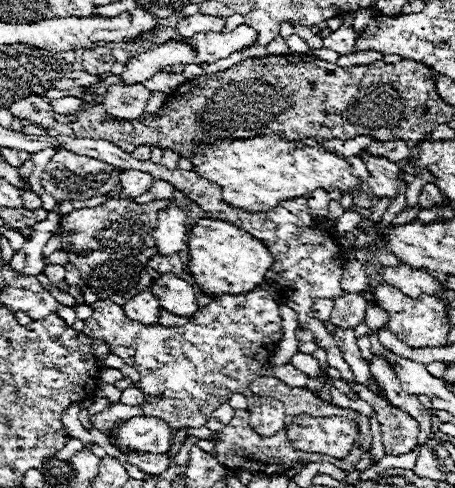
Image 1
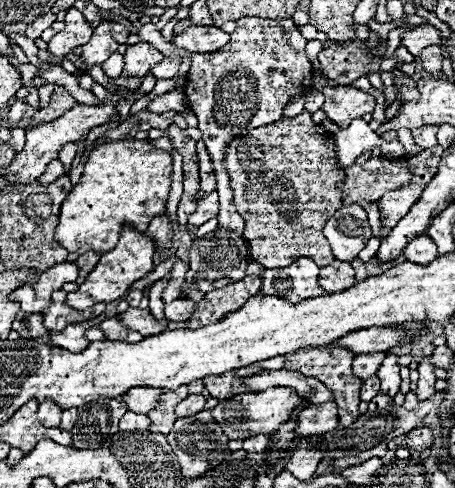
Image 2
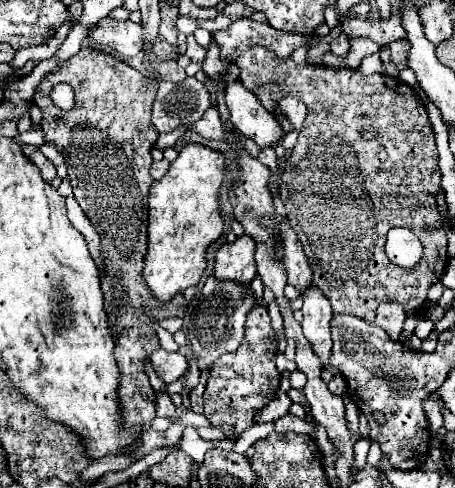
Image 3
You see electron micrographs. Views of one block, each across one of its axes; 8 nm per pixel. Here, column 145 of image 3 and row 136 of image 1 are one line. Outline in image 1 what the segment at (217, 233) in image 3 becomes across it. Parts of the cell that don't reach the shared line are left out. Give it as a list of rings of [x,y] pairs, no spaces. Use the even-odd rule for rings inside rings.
[[[272,132],[250,140],[224,140],[208,148],[200,148],[192,158],[192,164],[196,174],[210,178],[222,188],[224,202],[244,210],[270,210],[284,198],[308,198],[318,188],[348,194],[362,190],[362,180],[352,174],[346,160],[322,148],[294,146],[292,140],[284,140]]]

